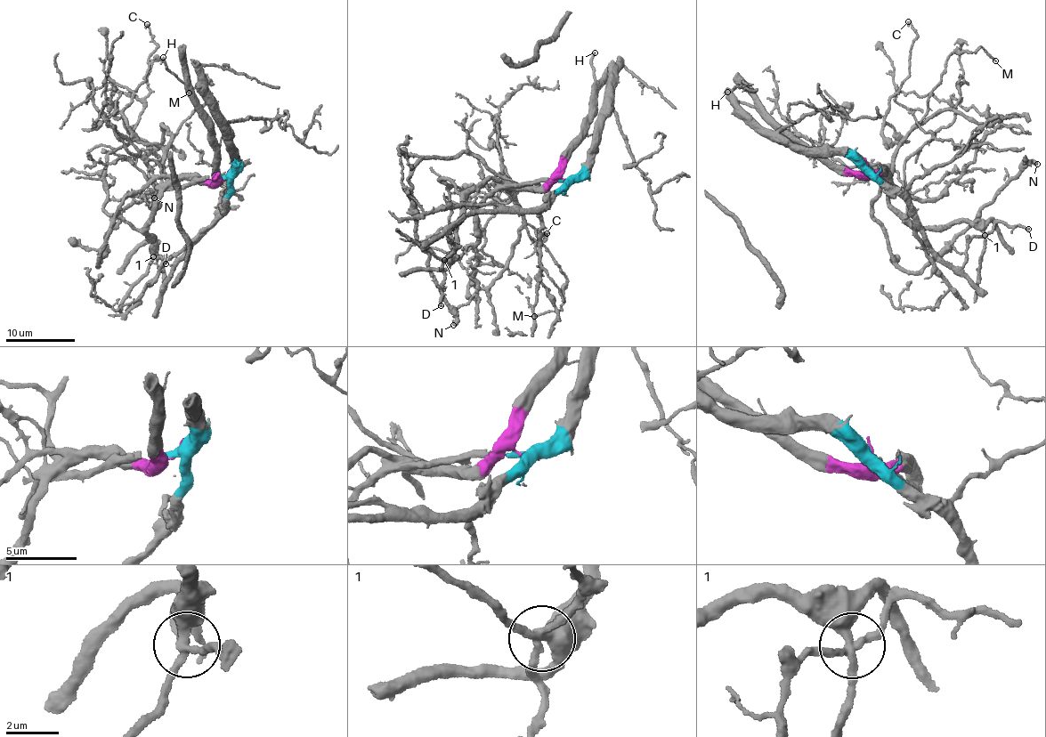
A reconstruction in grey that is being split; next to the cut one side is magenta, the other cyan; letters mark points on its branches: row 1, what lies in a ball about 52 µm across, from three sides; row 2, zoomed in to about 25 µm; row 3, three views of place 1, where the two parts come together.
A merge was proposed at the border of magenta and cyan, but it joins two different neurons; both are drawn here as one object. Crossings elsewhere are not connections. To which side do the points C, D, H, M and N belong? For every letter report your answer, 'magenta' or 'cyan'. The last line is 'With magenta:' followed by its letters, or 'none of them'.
C: magenta
D: cyan
H: magenta
M: magenta
N: magenta
With magenta: C, H, M, N

